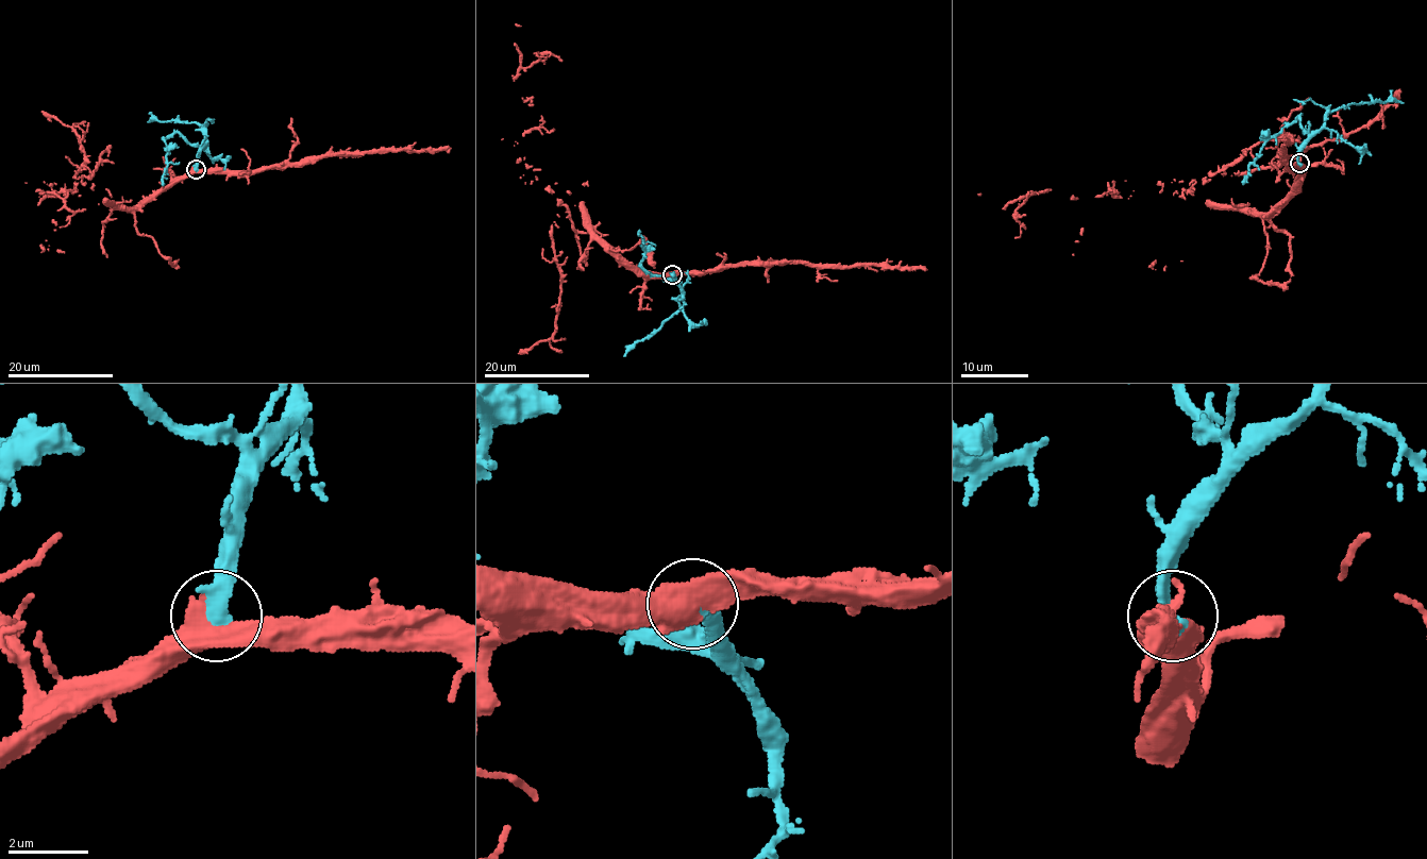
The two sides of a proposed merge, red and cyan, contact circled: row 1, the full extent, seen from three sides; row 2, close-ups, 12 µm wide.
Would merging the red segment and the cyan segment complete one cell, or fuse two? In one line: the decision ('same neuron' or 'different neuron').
same neuron

